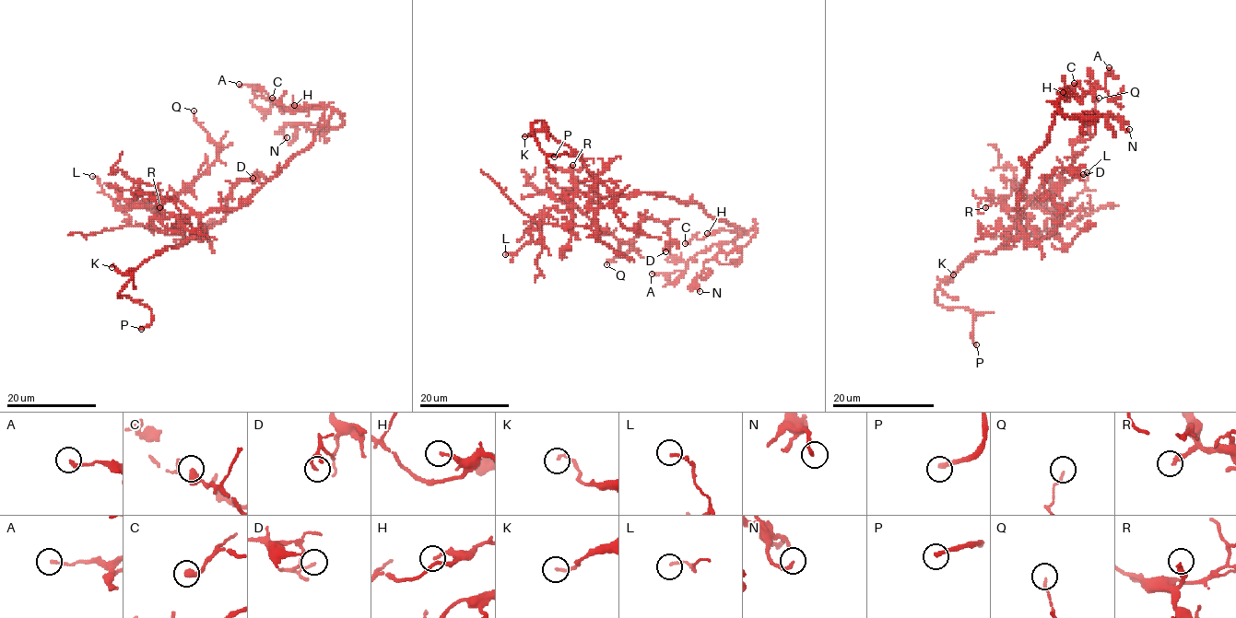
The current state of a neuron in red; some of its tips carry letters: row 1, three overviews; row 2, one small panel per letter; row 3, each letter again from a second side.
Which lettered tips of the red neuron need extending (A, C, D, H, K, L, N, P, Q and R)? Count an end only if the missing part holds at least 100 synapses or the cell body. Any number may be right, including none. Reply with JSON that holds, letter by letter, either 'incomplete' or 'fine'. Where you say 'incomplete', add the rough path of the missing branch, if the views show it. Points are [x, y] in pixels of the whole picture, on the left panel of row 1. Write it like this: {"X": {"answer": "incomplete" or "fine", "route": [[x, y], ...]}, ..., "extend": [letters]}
{"A": {"answer": "fine"}, "C": {"answer": "fine"}, "D": {"answer": "fine"}, "H": {"answer": "fine"}, "K": {"answer": "fine"}, "L": {"answer": "fine"}, "N": {"answer": "fine"}, "P": {"answer": "incomplete", "route": [[141, 329], [93, 317], [87, 317], [73, 327], [65, 327]]}, "Q": {"answer": "fine"}, "R": {"answer": "fine"}, "extend": ["P"]}

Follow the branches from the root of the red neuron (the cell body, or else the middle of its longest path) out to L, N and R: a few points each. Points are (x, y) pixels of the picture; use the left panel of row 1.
L: (239, 206), (194, 214), (178, 199), (165, 198), (157, 205), (117, 208), (119, 203), (102, 191), (92, 176)
N: (239, 206), (303, 151), (334, 110), (340, 115), (336, 127), (287, 124), (287, 137)
R: (239, 206), (209, 209), (204, 214), (189, 214), (185, 217), (167, 217), (158, 204), (159, 207)

